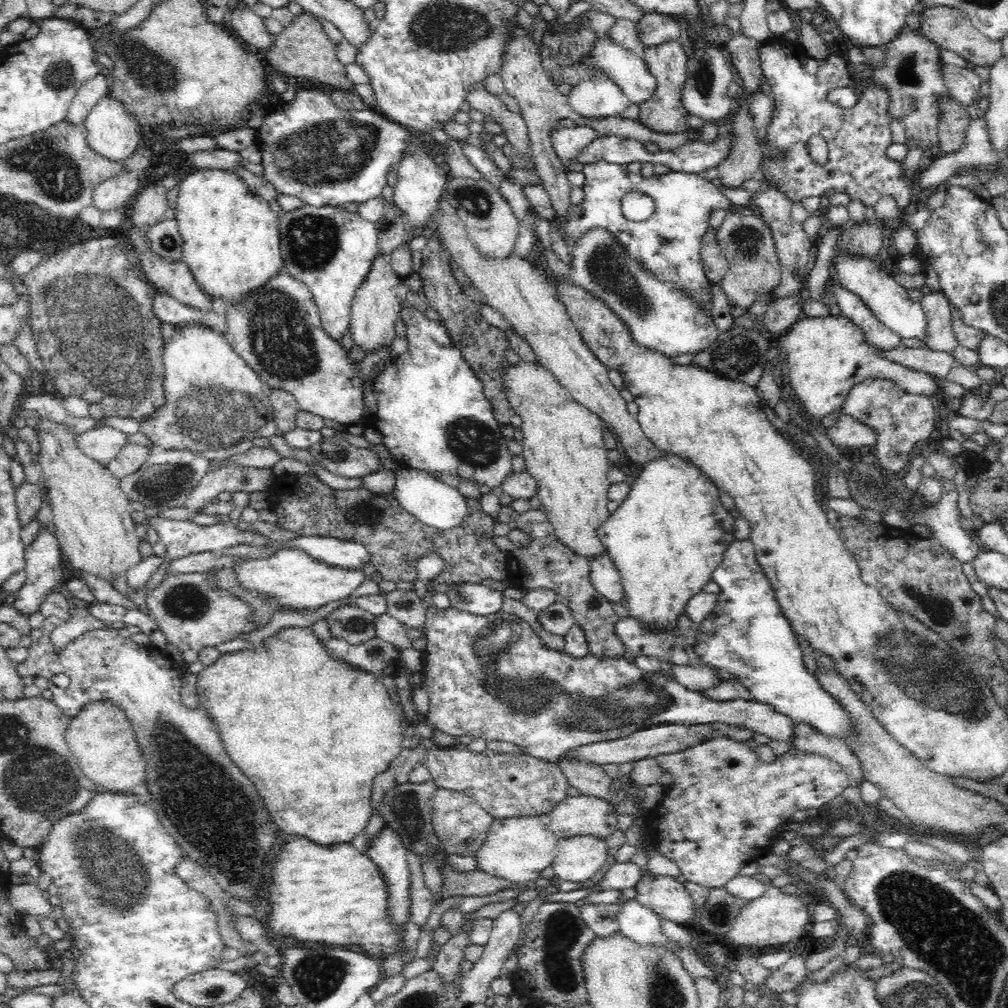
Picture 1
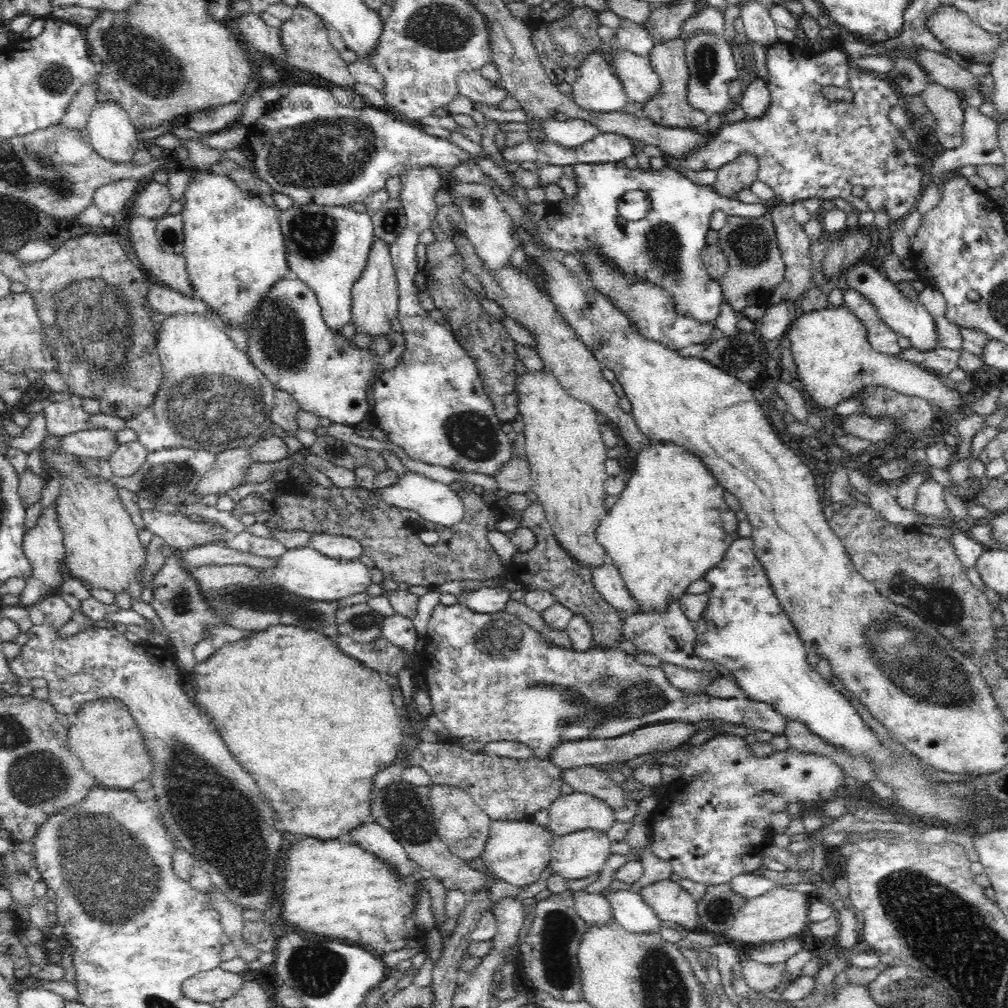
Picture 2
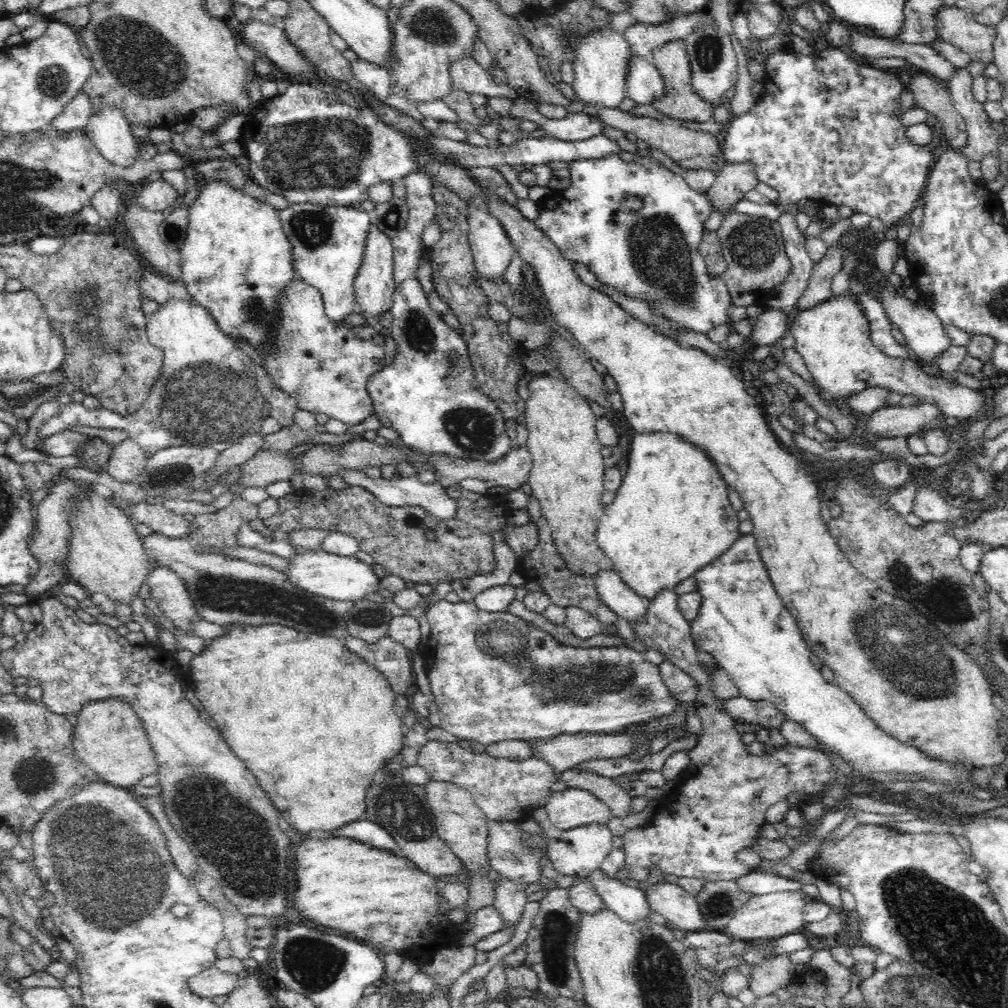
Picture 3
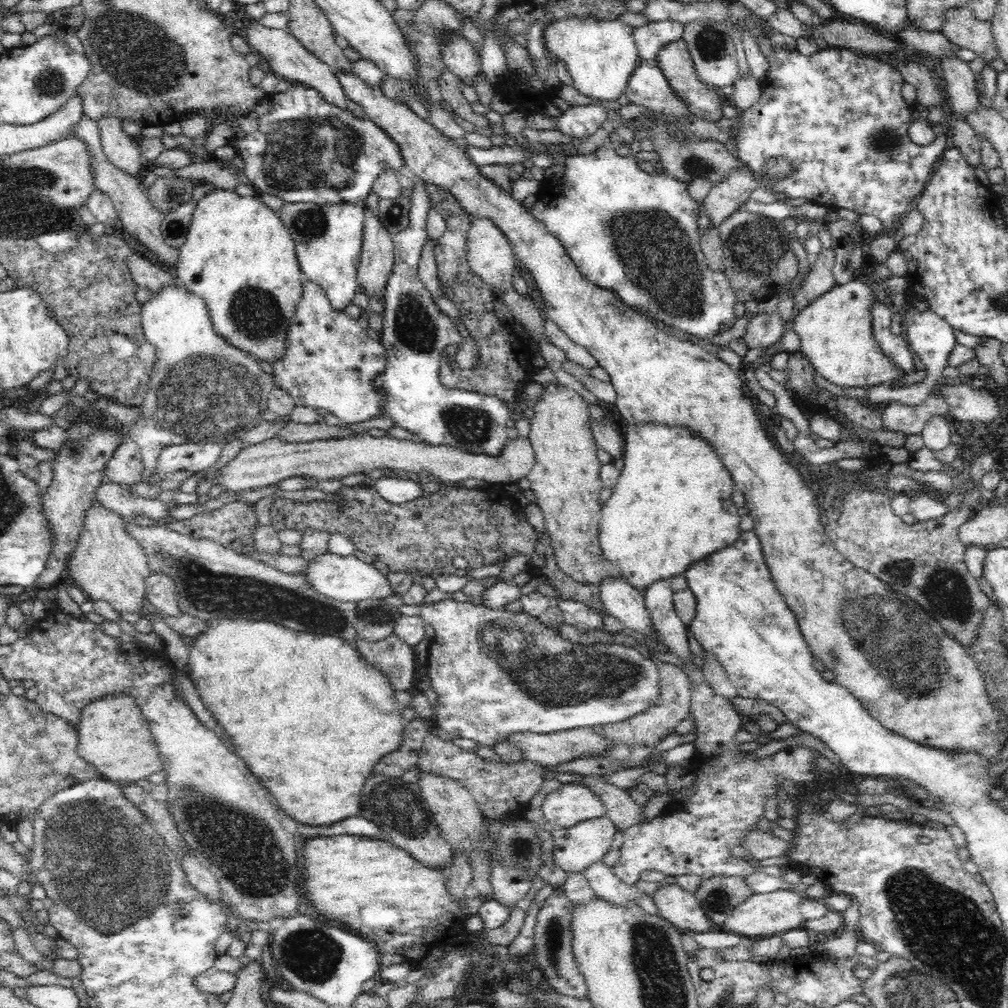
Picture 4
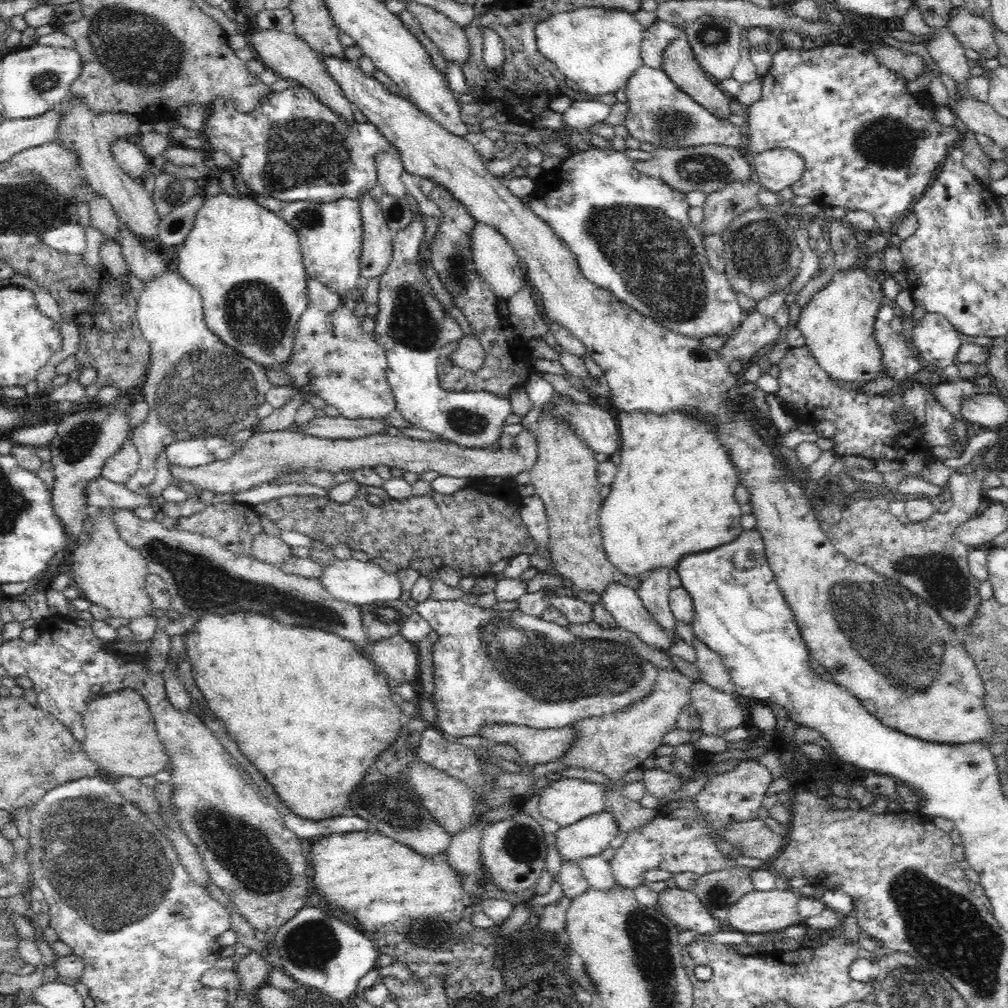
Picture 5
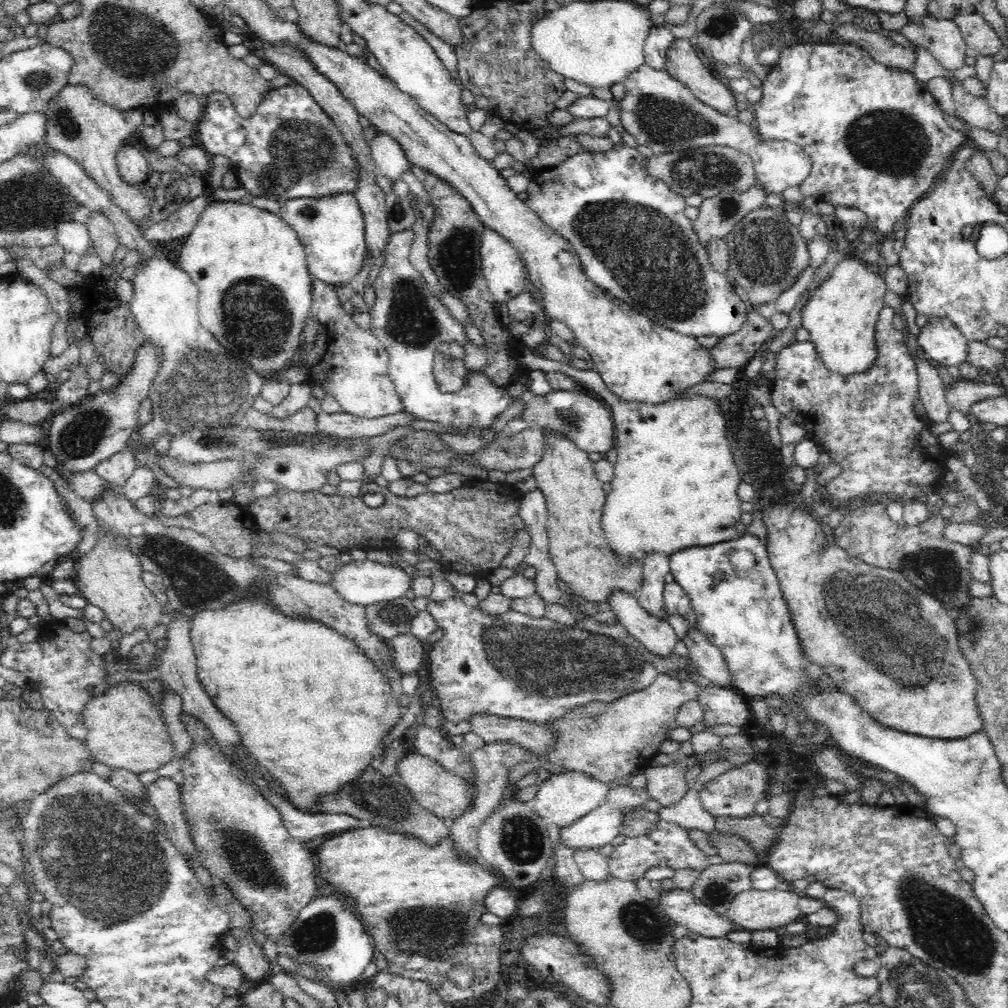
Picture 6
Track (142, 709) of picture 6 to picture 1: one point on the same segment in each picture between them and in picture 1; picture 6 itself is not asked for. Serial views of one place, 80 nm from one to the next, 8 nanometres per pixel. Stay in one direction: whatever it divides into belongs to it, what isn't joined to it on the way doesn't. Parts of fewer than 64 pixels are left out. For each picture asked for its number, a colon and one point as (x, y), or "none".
1: (100, 737)
2: (103, 735)
3: (108, 737)
4: (113, 735)
5: (119, 736)

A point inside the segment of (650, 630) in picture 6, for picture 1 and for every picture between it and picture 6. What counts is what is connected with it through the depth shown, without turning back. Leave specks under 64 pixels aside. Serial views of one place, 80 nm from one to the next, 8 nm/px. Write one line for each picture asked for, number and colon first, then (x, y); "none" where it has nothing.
1: (605, 577)
2: (607, 579)
3: (620, 598)
4: (620, 599)
5: (623, 602)

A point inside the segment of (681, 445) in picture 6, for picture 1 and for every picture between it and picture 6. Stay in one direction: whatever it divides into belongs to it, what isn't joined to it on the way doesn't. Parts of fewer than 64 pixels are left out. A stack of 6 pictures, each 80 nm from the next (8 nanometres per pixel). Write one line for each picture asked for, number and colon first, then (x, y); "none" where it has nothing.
1: (666, 539)
2: (671, 525)
3: (671, 517)
4: (672, 506)
5: (674, 494)

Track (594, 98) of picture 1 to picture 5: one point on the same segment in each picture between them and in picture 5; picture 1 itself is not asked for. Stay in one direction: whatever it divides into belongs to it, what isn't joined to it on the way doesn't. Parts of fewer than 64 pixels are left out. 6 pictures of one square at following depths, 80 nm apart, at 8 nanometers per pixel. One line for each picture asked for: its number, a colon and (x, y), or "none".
2: (597, 88)
3: (600, 68)
4: (600, 56)
5: (599, 50)

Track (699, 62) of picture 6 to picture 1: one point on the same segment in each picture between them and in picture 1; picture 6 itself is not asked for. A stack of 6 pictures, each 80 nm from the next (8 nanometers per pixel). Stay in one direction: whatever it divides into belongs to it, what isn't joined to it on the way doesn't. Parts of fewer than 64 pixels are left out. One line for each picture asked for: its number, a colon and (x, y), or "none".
1: (664, 112)
2: (671, 108)
3: (680, 102)
4: (674, 59)
5: (680, 65)

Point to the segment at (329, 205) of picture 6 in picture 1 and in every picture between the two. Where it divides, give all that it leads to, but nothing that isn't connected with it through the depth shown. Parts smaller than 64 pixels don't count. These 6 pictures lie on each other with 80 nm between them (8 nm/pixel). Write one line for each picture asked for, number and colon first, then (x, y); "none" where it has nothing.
1: (331, 250)
2: (327, 247)
3: (327, 243)
4: (328, 239)
5: (330, 234)

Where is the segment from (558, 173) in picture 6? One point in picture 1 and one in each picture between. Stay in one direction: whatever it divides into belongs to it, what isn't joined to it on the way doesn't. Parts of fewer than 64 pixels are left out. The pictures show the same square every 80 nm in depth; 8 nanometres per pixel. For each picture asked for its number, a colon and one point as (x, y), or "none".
1: (668, 243)
2: (664, 247)
3: (655, 253)
4: (632, 230)
5: (630, 233)

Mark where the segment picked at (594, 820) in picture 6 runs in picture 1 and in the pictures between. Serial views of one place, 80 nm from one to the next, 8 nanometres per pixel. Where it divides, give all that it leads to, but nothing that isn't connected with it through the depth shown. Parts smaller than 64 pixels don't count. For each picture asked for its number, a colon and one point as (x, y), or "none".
1: (576, 859)
2: (576, 855)
3: (577, 852)
4: (576, 848)
5: (588, 837)

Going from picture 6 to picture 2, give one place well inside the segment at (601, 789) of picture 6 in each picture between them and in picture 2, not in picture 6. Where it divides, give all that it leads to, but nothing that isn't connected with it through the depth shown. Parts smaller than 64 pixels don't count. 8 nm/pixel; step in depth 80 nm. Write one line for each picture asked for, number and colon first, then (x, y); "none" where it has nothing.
2: (569, 813)
3: (570, 808)
4: (571, 803)
5: (566, 801)

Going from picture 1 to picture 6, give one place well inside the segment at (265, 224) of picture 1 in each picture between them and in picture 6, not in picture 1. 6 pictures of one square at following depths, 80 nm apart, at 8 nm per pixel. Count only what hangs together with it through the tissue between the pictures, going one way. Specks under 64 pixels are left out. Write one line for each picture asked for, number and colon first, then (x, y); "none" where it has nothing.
2: (234, 251)
3: (236, 258)
4: (238, 256)
5: (245, 261)
6: (250, 268)

